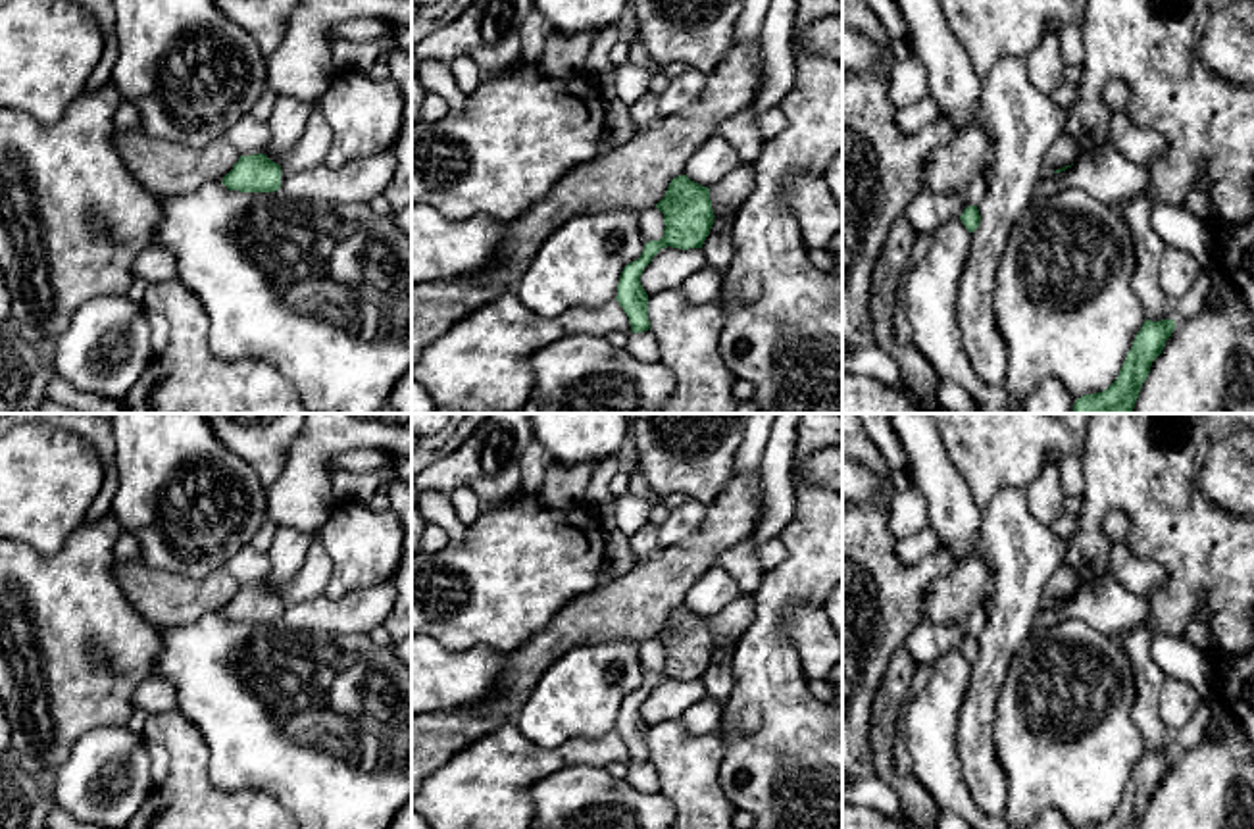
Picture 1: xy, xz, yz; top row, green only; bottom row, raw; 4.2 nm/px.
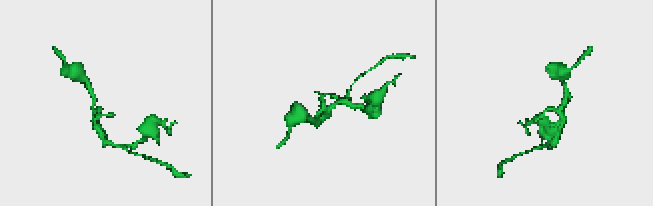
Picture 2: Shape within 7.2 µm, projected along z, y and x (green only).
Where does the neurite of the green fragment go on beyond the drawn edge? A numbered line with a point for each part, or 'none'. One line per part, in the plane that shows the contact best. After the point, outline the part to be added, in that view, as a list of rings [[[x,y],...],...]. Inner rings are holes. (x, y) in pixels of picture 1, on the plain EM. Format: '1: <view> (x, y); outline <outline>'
none

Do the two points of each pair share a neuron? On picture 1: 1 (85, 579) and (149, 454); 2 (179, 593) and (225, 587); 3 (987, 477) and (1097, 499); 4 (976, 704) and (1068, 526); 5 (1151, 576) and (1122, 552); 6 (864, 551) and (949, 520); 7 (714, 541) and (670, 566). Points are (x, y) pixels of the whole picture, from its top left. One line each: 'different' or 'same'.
1: different
2: same
3: different
4: different
5: same
6: different
7: same

